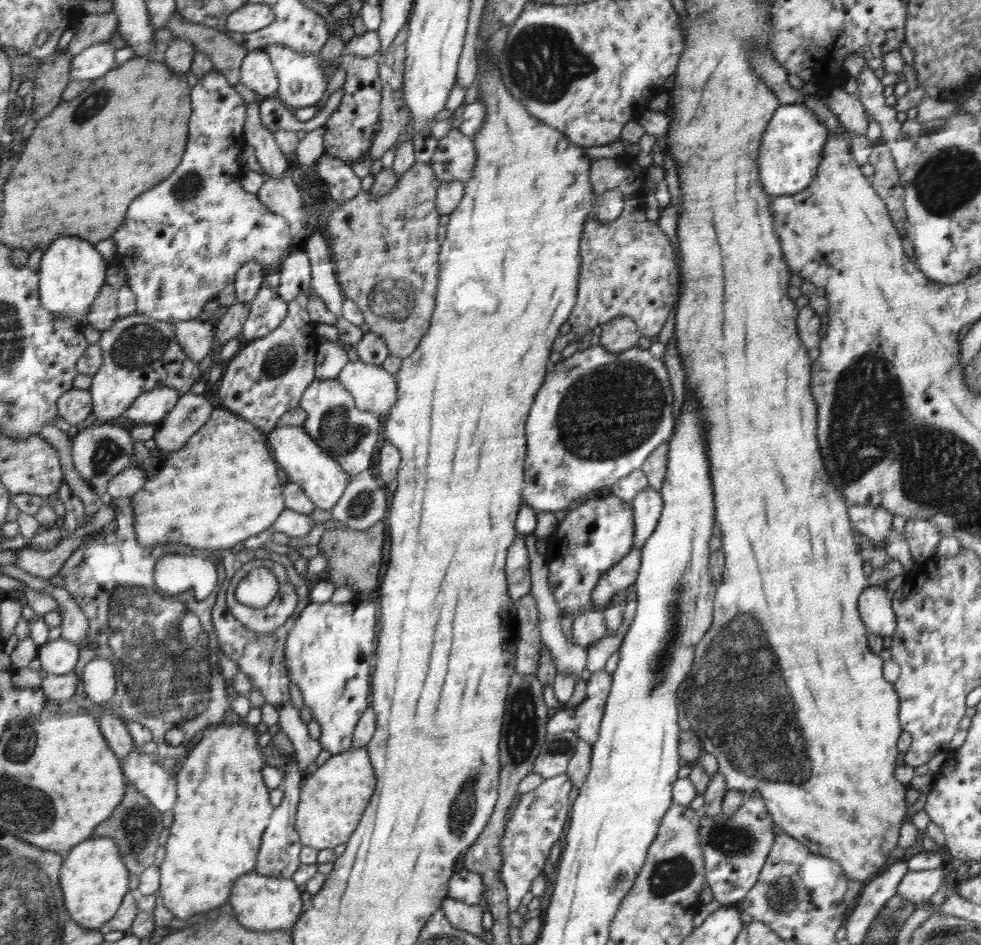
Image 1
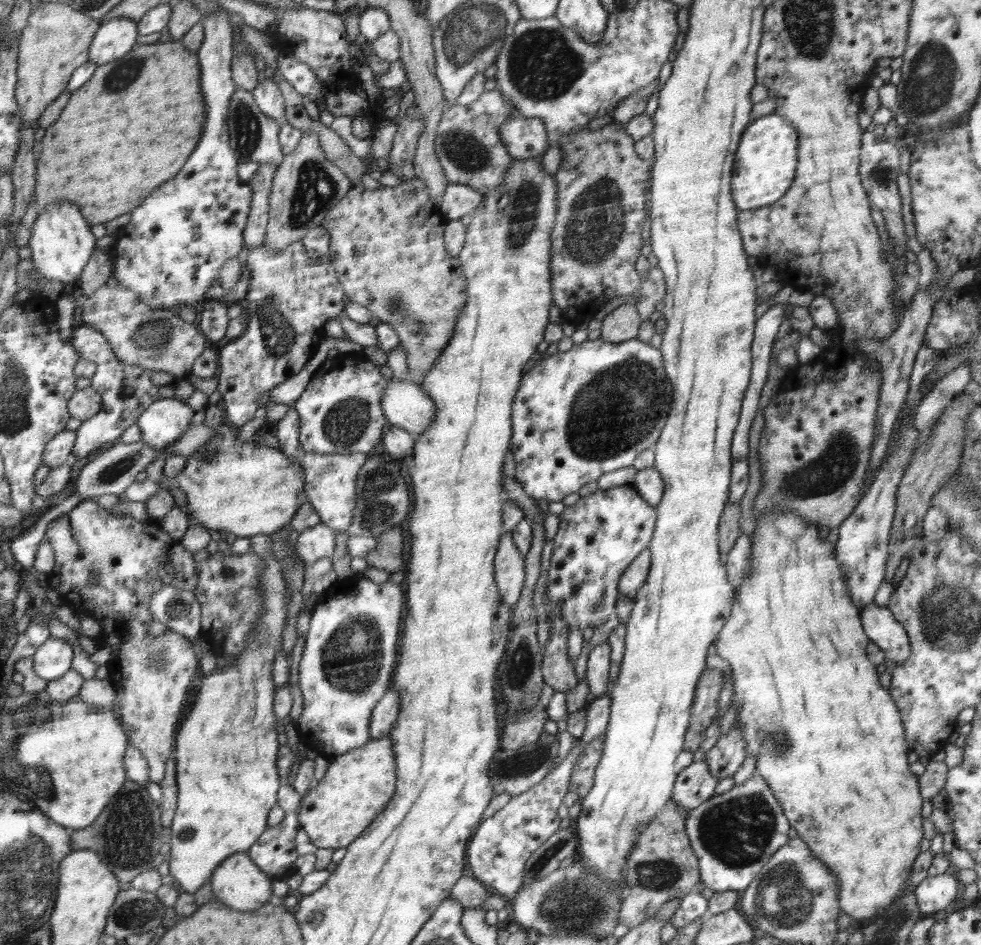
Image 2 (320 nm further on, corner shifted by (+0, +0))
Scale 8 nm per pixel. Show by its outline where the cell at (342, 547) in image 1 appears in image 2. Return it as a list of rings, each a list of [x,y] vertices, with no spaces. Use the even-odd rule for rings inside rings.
[[[393,527],[382,532],[376,538],[376,547],[366,558],[368,565],[384,570],[385,572],[397,573],[402,571],[404,560],[402,560],[402,532],[400,528]]]

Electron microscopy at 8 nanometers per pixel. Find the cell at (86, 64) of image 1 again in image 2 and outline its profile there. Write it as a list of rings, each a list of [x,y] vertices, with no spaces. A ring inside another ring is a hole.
[[[128,17],[111,18],[110,21],[99,23],[99,30],[91,43],[90,60],[99,68],[108,62],[120,59],[137,44],[138,37],[137,22]]]

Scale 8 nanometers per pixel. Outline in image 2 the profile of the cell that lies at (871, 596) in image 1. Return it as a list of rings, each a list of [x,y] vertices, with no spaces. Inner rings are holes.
[[[868,605],[861,612],[861,623],[869,640],[884,652],[886,661],[898,665],[910,656],[908,633],[887,607]]]

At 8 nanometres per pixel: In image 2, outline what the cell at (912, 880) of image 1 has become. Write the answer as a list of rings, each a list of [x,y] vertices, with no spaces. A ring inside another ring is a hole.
[[[955,874],[926,877],[913,890],[923,917],[941,916],[950,911],[958,898],[958,882]]]

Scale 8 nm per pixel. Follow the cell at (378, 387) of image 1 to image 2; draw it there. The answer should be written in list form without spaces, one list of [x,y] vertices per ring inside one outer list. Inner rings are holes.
[[[392,378],[383,396],[383,411],[388,422],[406,429],[418,438],[436,416],[435,403],[418,383]]]

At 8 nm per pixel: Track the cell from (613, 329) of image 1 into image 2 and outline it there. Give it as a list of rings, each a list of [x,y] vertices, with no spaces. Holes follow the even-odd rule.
[[[620,305],[602,321],[601,338],[609,343],[619,343],[637,338],[642,318],[635,305]]]

